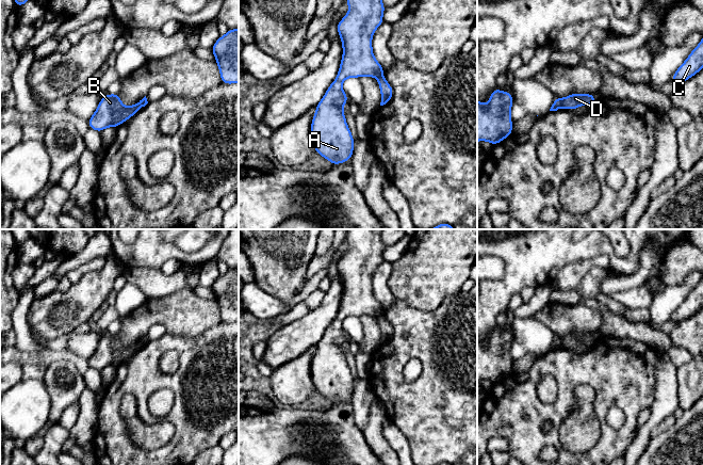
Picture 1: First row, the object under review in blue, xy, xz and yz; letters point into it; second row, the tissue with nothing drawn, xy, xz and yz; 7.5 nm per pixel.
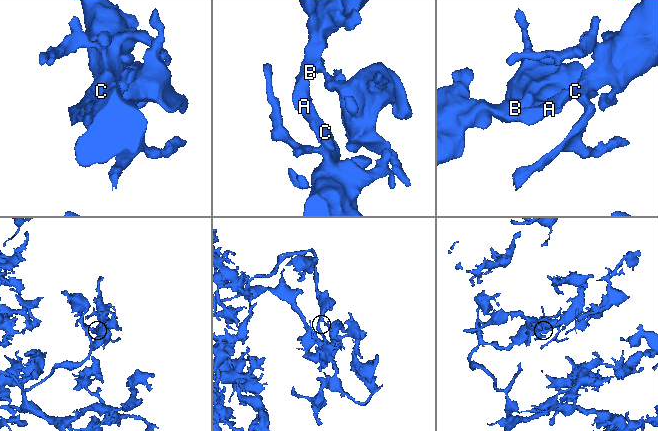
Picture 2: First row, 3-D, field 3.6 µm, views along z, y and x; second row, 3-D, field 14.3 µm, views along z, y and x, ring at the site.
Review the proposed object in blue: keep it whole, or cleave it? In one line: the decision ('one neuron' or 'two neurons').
two neurons

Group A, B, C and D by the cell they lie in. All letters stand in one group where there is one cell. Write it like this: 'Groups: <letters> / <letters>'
Groups: A B C / D

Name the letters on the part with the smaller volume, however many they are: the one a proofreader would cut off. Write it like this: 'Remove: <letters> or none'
Remove: D

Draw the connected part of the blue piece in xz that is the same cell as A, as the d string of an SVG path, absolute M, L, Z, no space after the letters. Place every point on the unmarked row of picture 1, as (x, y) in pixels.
M347 229L345 240L349 245L349 250L337 263L343 286L339 311L315 346L316 351L312 357L310 368L316 392L330 400L332 404L349 400L354 390L355 379L347 365L342 347L344 342L349 340L342 326L343 320L350 316L361 317L363 315L378 318L385 310L382 305L374 296L372 287L373 273L375 269L383 262L382 253L386 245L381 240L382 230L383 229Z

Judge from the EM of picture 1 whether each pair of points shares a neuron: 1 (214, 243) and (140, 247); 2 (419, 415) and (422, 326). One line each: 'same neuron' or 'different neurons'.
1: same neuron
2: same neuron

